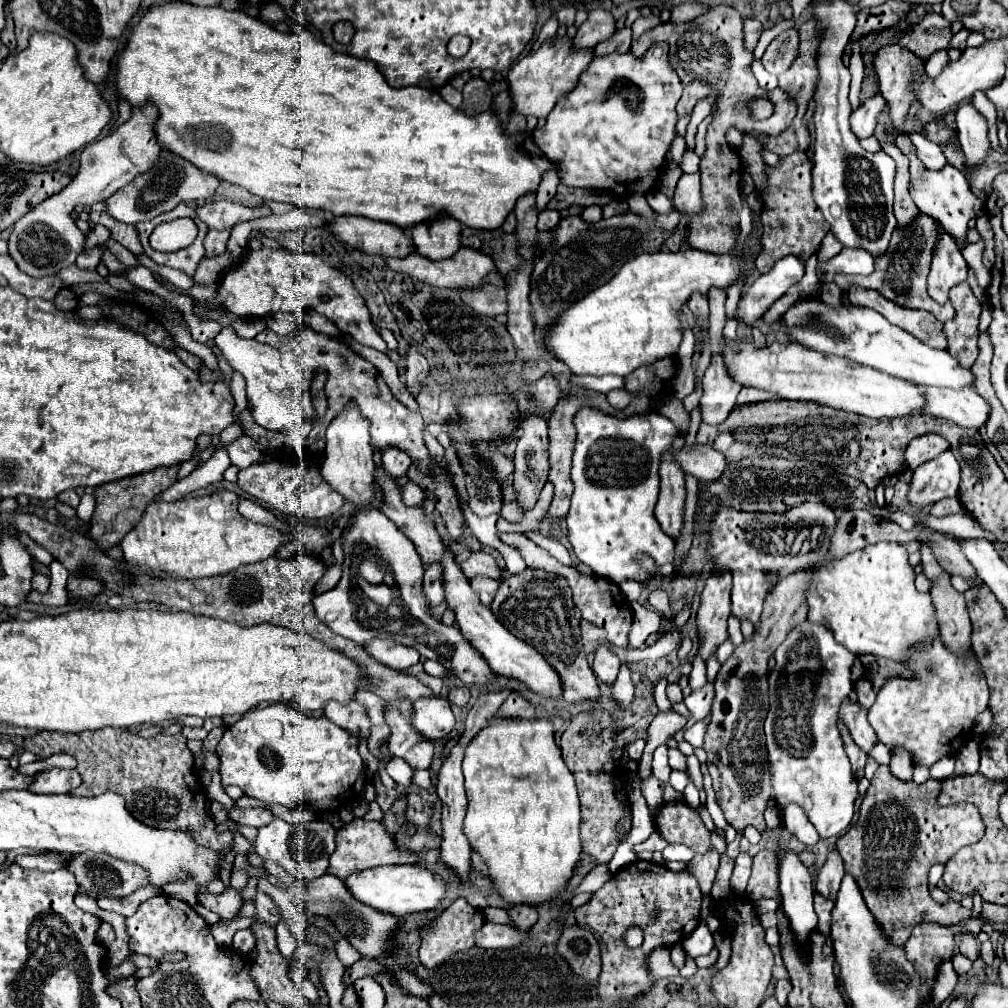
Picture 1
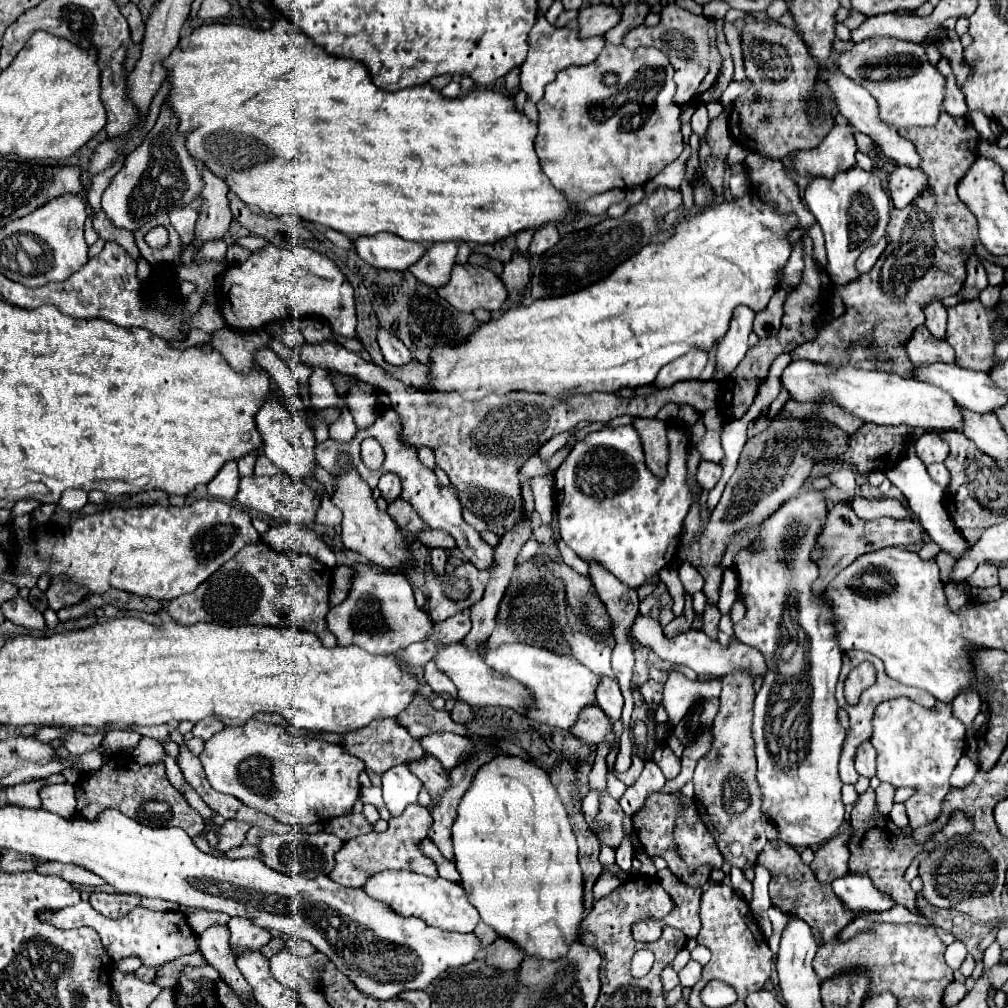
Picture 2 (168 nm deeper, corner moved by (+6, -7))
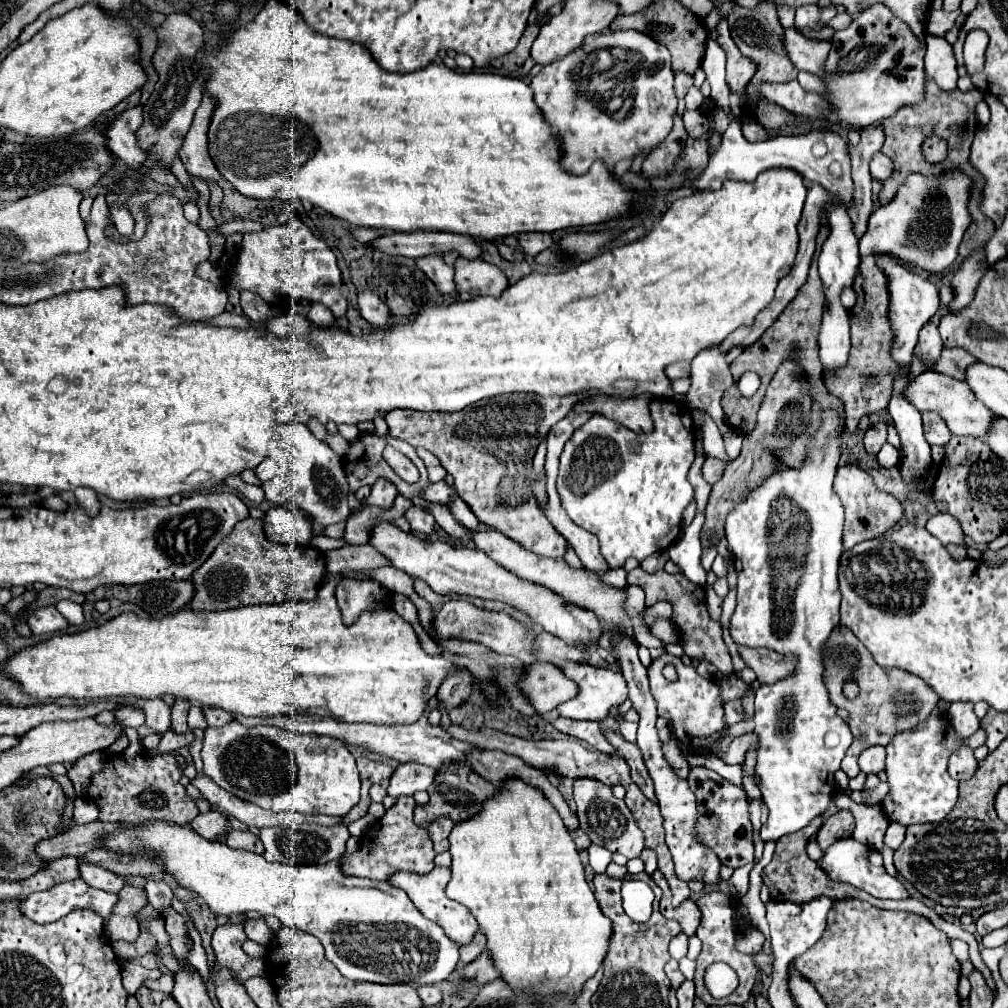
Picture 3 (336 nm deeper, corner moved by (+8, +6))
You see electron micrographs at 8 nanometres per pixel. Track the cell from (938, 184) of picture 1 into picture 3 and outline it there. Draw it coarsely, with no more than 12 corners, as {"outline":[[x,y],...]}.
{"outline":[[877,151],[869,163],[873,179],[885,181],[893,163]]}

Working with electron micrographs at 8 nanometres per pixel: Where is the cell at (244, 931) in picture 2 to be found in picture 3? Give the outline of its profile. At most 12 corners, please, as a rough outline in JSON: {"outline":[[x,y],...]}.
{"outline":[[223,925],[213,933],[215,965],[243,983],[265,977],[263,959],[243,953],[243,925]]}

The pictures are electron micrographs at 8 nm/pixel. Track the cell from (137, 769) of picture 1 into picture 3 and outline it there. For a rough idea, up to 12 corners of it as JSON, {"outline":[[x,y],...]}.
{"outline":[[175,753],[117,755],[93,775],[101,821],[199,815]]}

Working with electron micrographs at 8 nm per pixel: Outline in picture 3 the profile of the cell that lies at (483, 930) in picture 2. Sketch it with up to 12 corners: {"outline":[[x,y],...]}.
{"outline":[[477,931],[473,943],[463,945],[461,963],[471,963],[485,949],[485,935]]}

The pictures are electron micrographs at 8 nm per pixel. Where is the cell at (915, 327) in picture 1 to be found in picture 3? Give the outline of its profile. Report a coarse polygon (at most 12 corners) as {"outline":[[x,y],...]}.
{"outline":[[943,349],[937,373],[965,379],[969,365],[977,363],[963,349]]}

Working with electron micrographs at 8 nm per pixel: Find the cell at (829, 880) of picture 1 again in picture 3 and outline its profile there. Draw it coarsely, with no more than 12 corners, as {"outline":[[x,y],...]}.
{"outline":[[837,811],[817,833],[825,851],[855,829],[851,811]]}

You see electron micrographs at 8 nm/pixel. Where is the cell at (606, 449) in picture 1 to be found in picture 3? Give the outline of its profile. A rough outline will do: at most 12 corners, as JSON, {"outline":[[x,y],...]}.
{"outline":[[649,397],[651,433],[573,433],[561,507],[611,569],[677,539],[691,413]]}

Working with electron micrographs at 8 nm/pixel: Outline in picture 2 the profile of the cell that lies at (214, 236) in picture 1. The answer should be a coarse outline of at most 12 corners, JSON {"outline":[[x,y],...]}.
{"outline":[[201,170],[205,188],[193,244],[223,238],[233,218],[227,184]]}

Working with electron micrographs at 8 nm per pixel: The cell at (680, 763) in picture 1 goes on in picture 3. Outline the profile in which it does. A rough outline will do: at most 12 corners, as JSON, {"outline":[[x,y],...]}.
{"outline":[[675,739],[663,745],[665,761],[679,777],[689,775],[685,749]]}

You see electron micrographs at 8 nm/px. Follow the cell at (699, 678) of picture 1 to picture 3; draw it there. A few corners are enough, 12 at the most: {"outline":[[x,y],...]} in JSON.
{"outline":[[703,513],[681,529],[669,559],[689,581],[705,581]]}

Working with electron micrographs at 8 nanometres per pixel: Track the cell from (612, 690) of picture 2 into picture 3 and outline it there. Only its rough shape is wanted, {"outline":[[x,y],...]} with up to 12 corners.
{"outline":[[619,709],[611,711],[617,719],[621,735],[635,743],[637,723],[629,723],[621,717]]}

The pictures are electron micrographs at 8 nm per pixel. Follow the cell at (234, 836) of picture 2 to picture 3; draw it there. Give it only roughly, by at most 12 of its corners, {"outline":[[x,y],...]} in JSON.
{"outline":[[221,811],[197,815],[189,825],[205,839],[225,835],[229,821]]}

